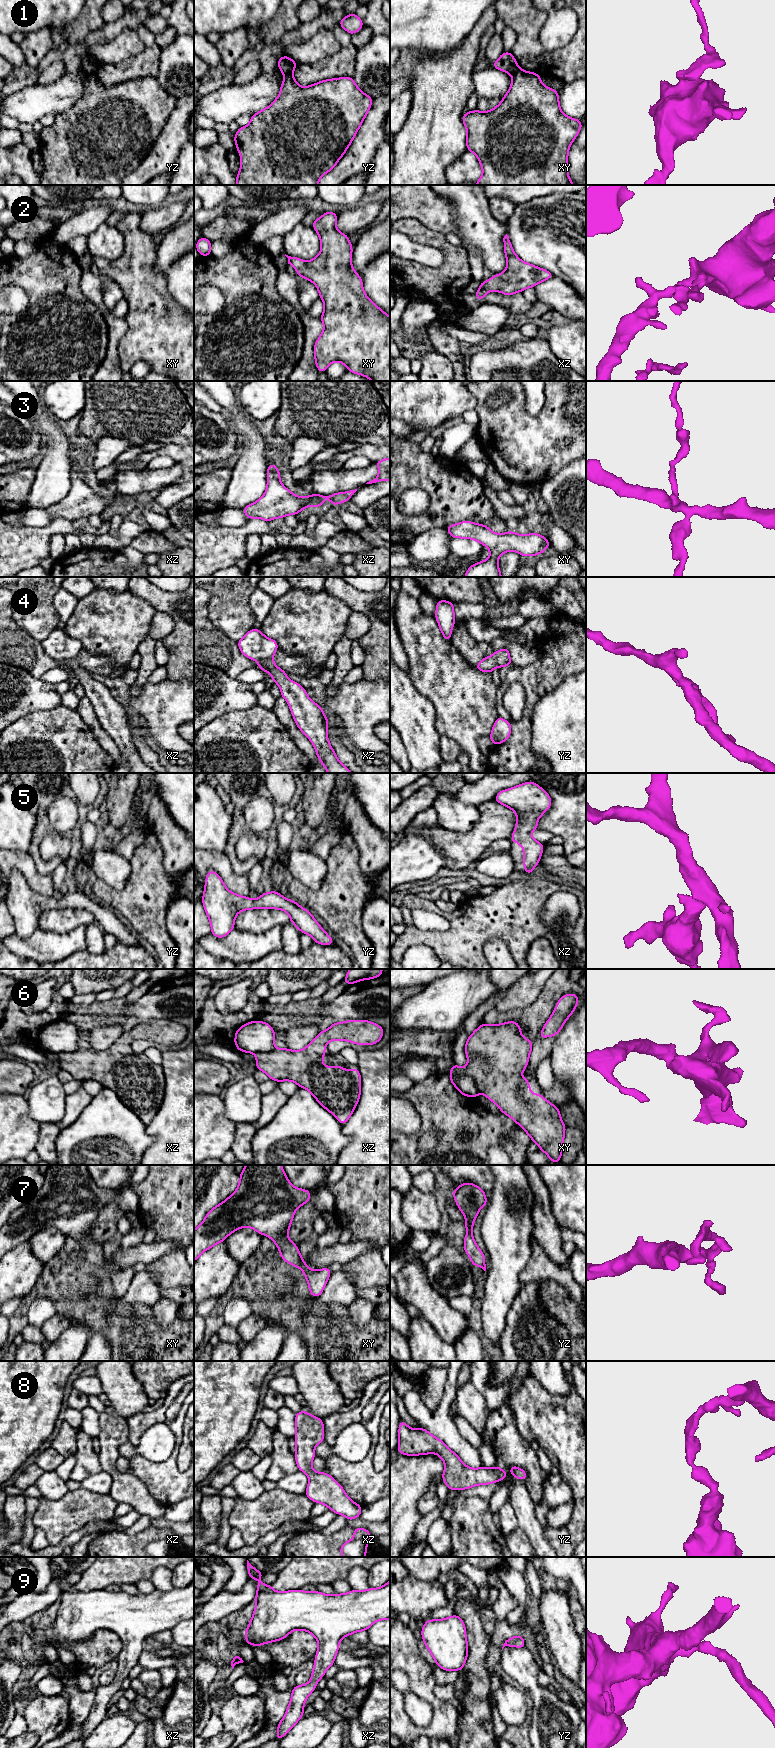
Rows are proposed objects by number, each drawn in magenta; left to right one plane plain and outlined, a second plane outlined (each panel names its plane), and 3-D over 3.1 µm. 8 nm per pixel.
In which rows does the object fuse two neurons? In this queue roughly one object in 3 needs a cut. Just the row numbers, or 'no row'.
1, 6

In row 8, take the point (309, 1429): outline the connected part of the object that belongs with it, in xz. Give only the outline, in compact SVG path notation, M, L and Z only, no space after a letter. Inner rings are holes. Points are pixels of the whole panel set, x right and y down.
M303 1410L295 1414L295 1422L296 1464L309 1478L305 1495L315 1503L325 1504L329 1510L345 1516L347 1521L360 1517L362 1506L353 1502L331 1475L312 1470L312 1460L316 1456L314 1448L324 1442L323 1420Z

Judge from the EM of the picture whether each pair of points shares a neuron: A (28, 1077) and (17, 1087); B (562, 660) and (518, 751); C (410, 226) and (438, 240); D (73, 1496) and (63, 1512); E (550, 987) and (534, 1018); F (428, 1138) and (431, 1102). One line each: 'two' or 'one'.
A: one
B: one
C: one
D: one
E: one
F: two

